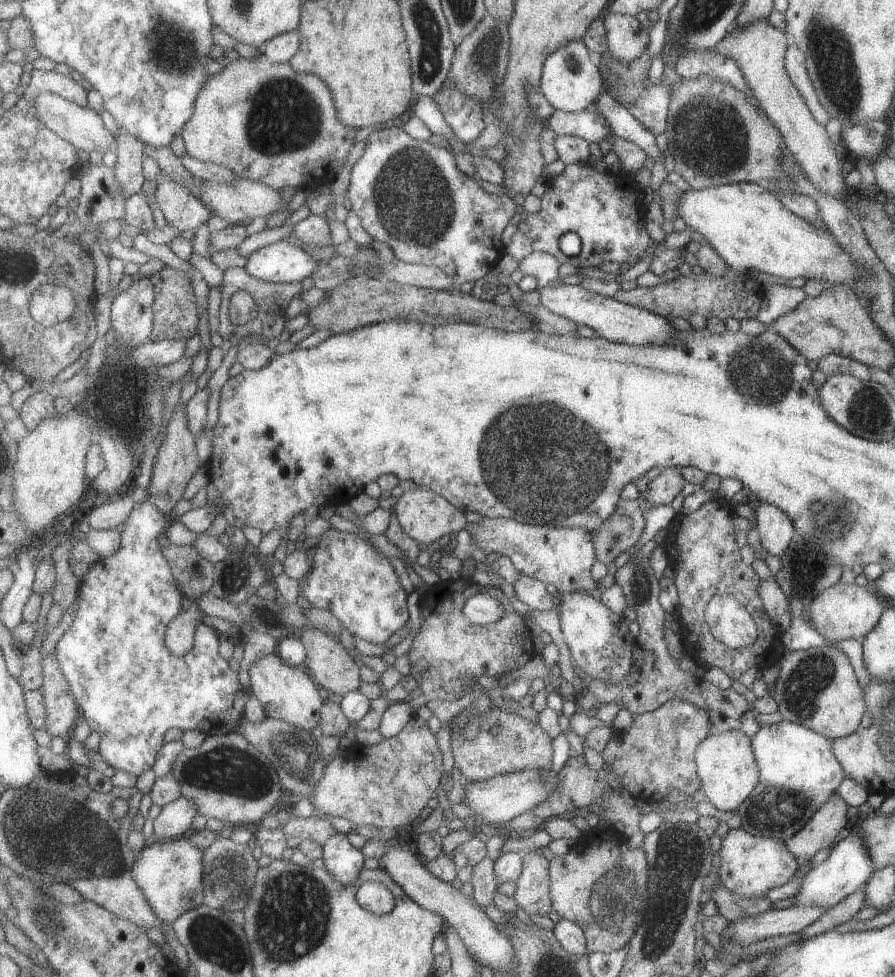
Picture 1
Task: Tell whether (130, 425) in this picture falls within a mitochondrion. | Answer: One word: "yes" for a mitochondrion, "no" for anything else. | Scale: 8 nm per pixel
no

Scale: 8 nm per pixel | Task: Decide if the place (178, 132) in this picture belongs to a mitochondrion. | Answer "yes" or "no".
no

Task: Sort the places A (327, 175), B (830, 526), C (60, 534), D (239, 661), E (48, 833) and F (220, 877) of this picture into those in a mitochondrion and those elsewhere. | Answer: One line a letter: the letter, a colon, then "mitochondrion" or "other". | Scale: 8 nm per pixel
A: other
B: mitochondrion
C: other
D: other
E: mitochondrion
F: mitochondrion

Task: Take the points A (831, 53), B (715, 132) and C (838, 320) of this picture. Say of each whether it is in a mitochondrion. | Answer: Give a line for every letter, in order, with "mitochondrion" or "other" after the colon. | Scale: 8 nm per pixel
A: mitochondrion
B: mitochondrion
C: other

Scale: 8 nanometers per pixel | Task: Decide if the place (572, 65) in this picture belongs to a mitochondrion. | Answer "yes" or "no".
yes

